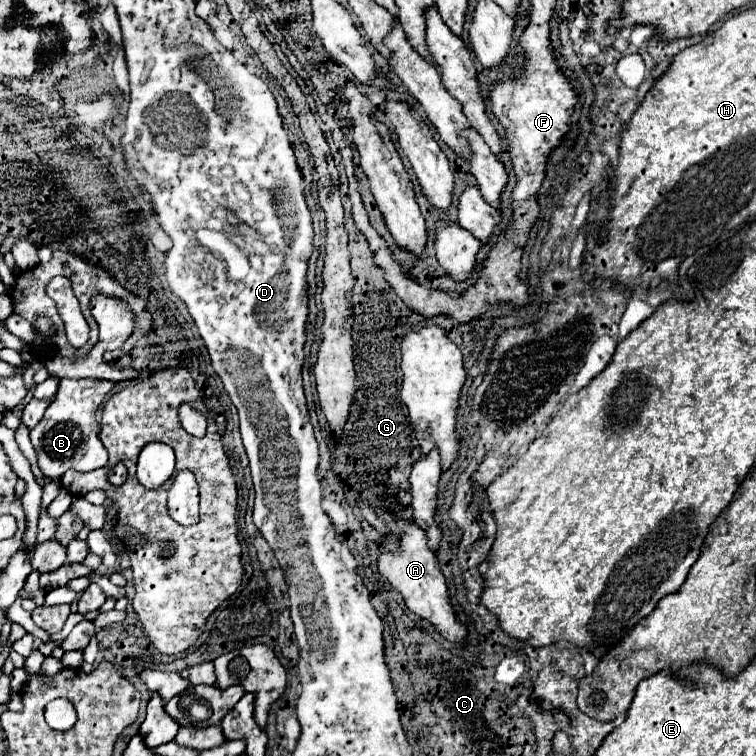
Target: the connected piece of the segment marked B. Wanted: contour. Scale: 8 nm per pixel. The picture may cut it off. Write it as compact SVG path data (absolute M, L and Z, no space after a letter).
M62 379L60 381L52 405L46 409L40 423L34 429L30 429L30 439L38 455L40 471L48 479L62 477L68 469L92 471L108 463L108 451L98 439L96 411L112 387L114 381L106 381L106 379Z

